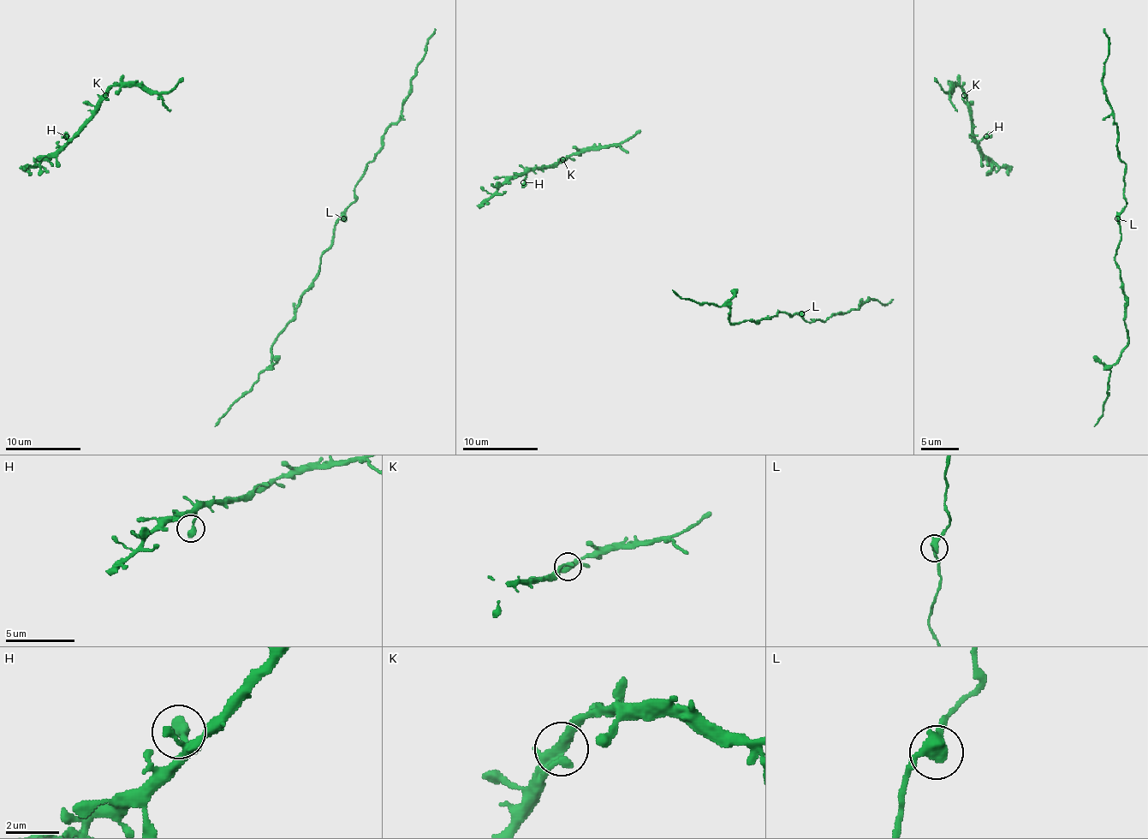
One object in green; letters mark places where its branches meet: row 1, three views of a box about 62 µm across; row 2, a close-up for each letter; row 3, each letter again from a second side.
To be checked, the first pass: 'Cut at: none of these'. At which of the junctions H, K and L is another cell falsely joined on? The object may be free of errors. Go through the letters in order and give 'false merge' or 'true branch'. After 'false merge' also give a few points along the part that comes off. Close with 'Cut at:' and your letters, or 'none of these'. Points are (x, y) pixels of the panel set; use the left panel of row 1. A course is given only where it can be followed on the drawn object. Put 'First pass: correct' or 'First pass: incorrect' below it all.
H: true branch
K: true branch
L: true branch
Cut at: none of these
First pass: correct

